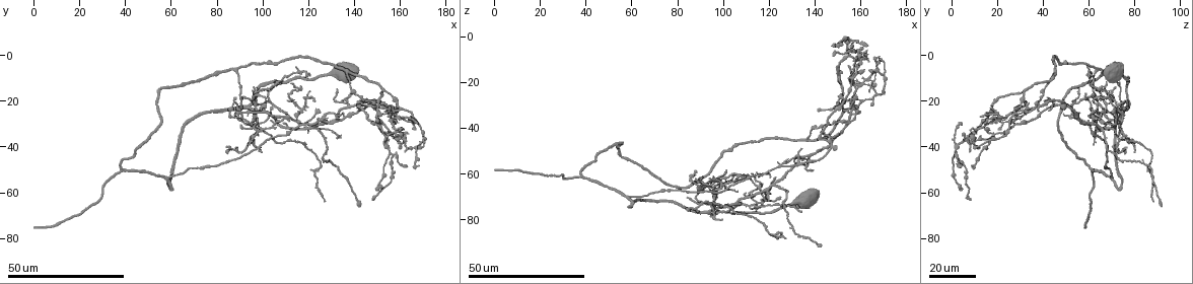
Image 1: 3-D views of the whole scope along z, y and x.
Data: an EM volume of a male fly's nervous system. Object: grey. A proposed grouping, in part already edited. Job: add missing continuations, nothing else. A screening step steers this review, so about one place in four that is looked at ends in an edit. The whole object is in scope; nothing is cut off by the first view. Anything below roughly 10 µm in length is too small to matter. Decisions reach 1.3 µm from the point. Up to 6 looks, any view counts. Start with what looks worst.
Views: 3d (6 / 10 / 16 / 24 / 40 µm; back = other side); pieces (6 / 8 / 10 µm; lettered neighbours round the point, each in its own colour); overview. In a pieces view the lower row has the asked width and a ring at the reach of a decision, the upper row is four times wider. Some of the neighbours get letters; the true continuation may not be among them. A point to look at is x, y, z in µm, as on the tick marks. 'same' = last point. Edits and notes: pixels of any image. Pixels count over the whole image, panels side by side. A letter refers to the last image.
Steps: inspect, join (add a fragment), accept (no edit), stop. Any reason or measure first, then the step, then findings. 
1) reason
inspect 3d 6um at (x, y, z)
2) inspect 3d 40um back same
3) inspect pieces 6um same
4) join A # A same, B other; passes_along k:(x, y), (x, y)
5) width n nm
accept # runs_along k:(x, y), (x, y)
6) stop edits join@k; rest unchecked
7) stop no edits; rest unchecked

free end
inspect 3d 16um at (1, 75, 59)

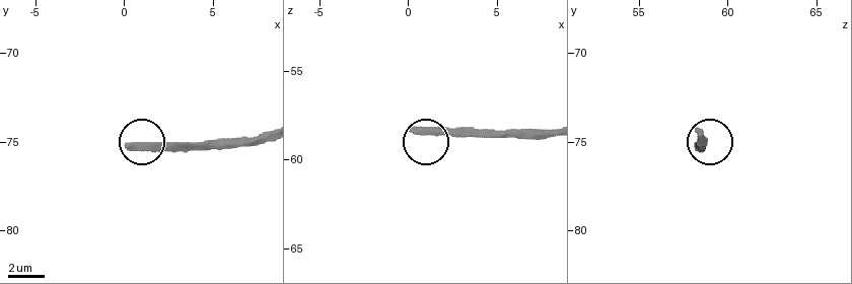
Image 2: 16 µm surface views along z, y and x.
inspect pieces 8um at (0.3, 75.2, 58.2)

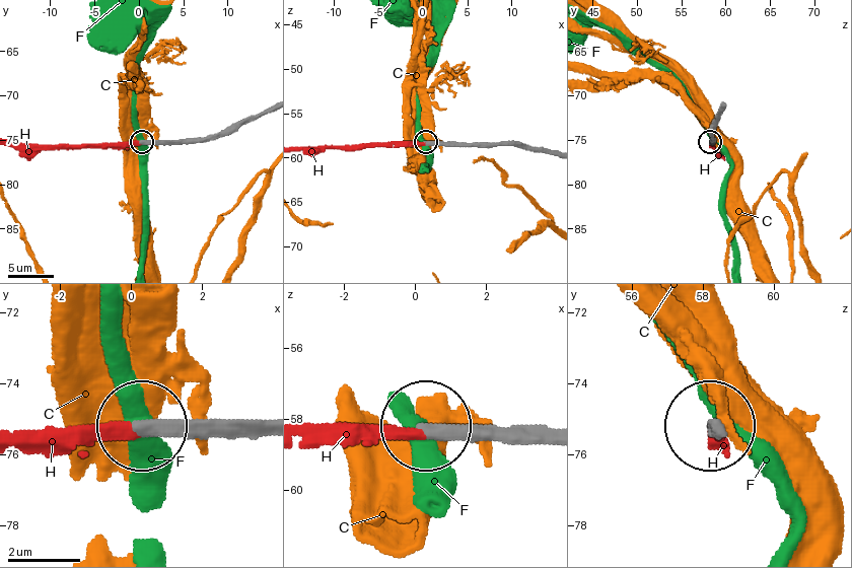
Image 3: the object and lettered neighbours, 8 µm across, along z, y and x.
width 400 nm
join H # C other, F other, H same; passes_along 3:(164, 140), (17, 144); the cell continues

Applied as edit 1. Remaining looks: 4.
inspect overview

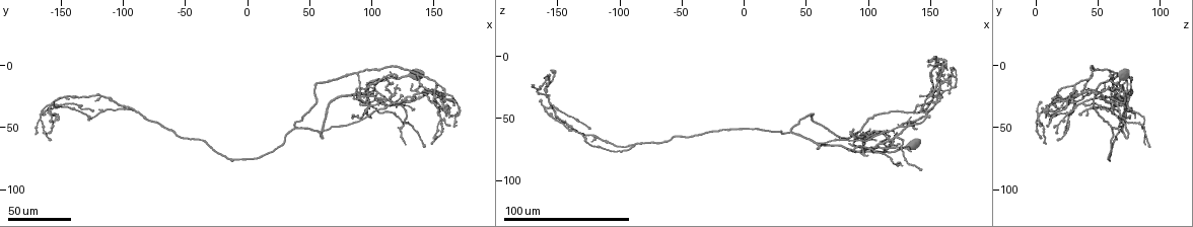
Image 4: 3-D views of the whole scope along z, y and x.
an open end
inspect 3d 24um at (140, 66, 90)

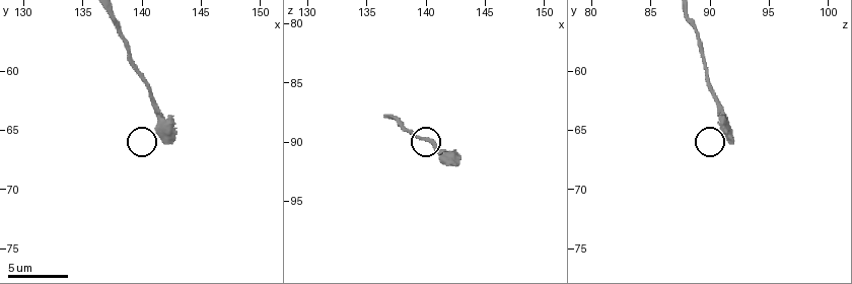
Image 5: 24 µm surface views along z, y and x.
inspect pieces 6um at (142.4, 66.0, 91.8)

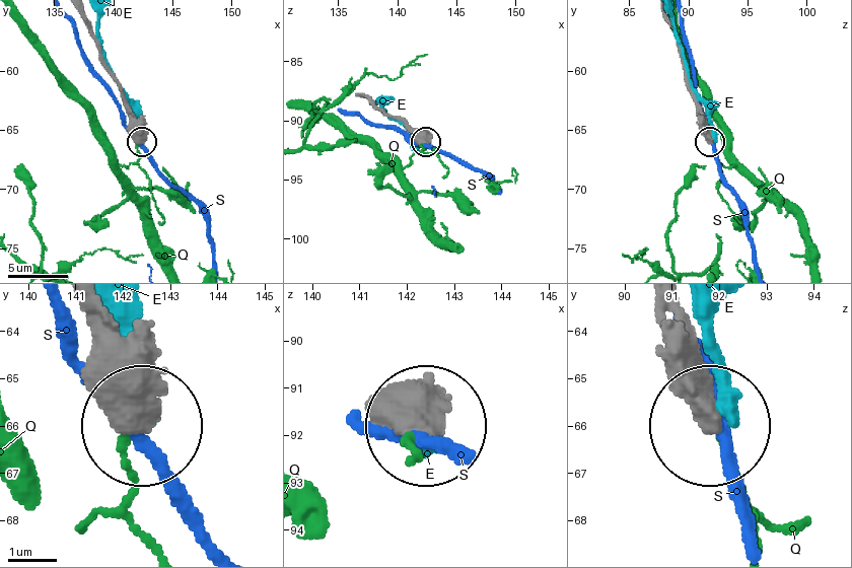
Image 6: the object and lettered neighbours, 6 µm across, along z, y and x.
accept # E other, Q other, S other; runs_along 6:(380, 395), (425, 426); none of them fits

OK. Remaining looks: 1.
stop edits join@3; rest unchecked

